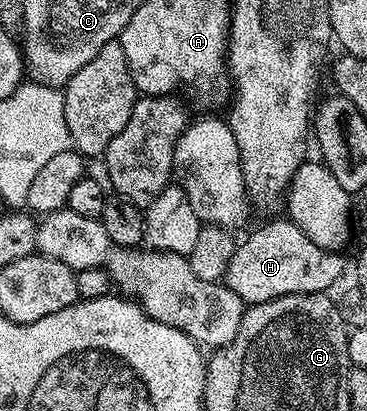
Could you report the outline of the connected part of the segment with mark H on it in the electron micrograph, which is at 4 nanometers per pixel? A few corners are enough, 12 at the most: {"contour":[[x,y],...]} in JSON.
{"contour":[[286,217],[259,226],[229,260],[245,304],[321,294],[343,274]]}

